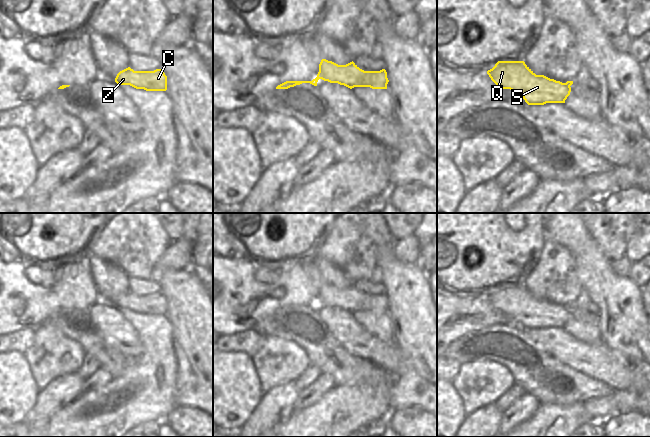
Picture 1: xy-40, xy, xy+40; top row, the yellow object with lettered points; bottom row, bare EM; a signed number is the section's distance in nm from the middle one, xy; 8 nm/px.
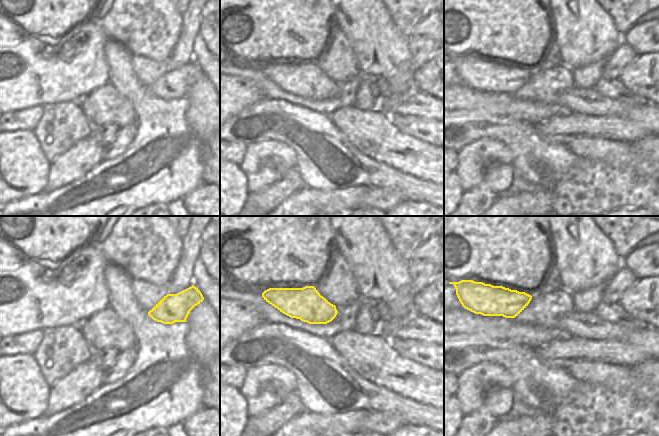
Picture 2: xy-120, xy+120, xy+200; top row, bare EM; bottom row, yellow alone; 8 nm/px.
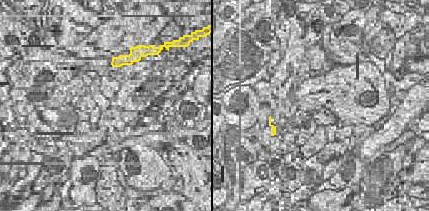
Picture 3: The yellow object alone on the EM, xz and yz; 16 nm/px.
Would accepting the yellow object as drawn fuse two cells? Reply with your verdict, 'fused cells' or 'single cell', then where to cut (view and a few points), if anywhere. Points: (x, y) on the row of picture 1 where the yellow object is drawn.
single cell | no cut

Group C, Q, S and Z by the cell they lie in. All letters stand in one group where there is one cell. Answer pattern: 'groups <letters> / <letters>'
groups C Q S Z

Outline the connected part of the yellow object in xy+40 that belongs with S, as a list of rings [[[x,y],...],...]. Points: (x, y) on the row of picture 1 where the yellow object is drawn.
[[[498,61],[487,74],[501,89],[516,91],[528,105],[565,103],[573,84],[536,75],[524,61]]]

